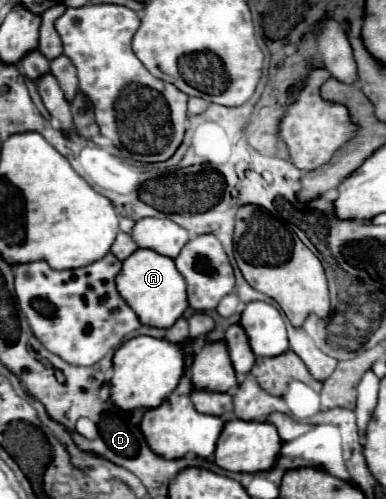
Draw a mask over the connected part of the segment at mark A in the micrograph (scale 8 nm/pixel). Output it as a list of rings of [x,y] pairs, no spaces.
[[[137,249],[123,261],[123,269],[115,279],[119,295],[129,303],[129,307],[137,313],[141,323],[151,327],[171,327],[189,307],[185,279],[181,277],[175,261],[171,257],[159,255],[151,249]]]

